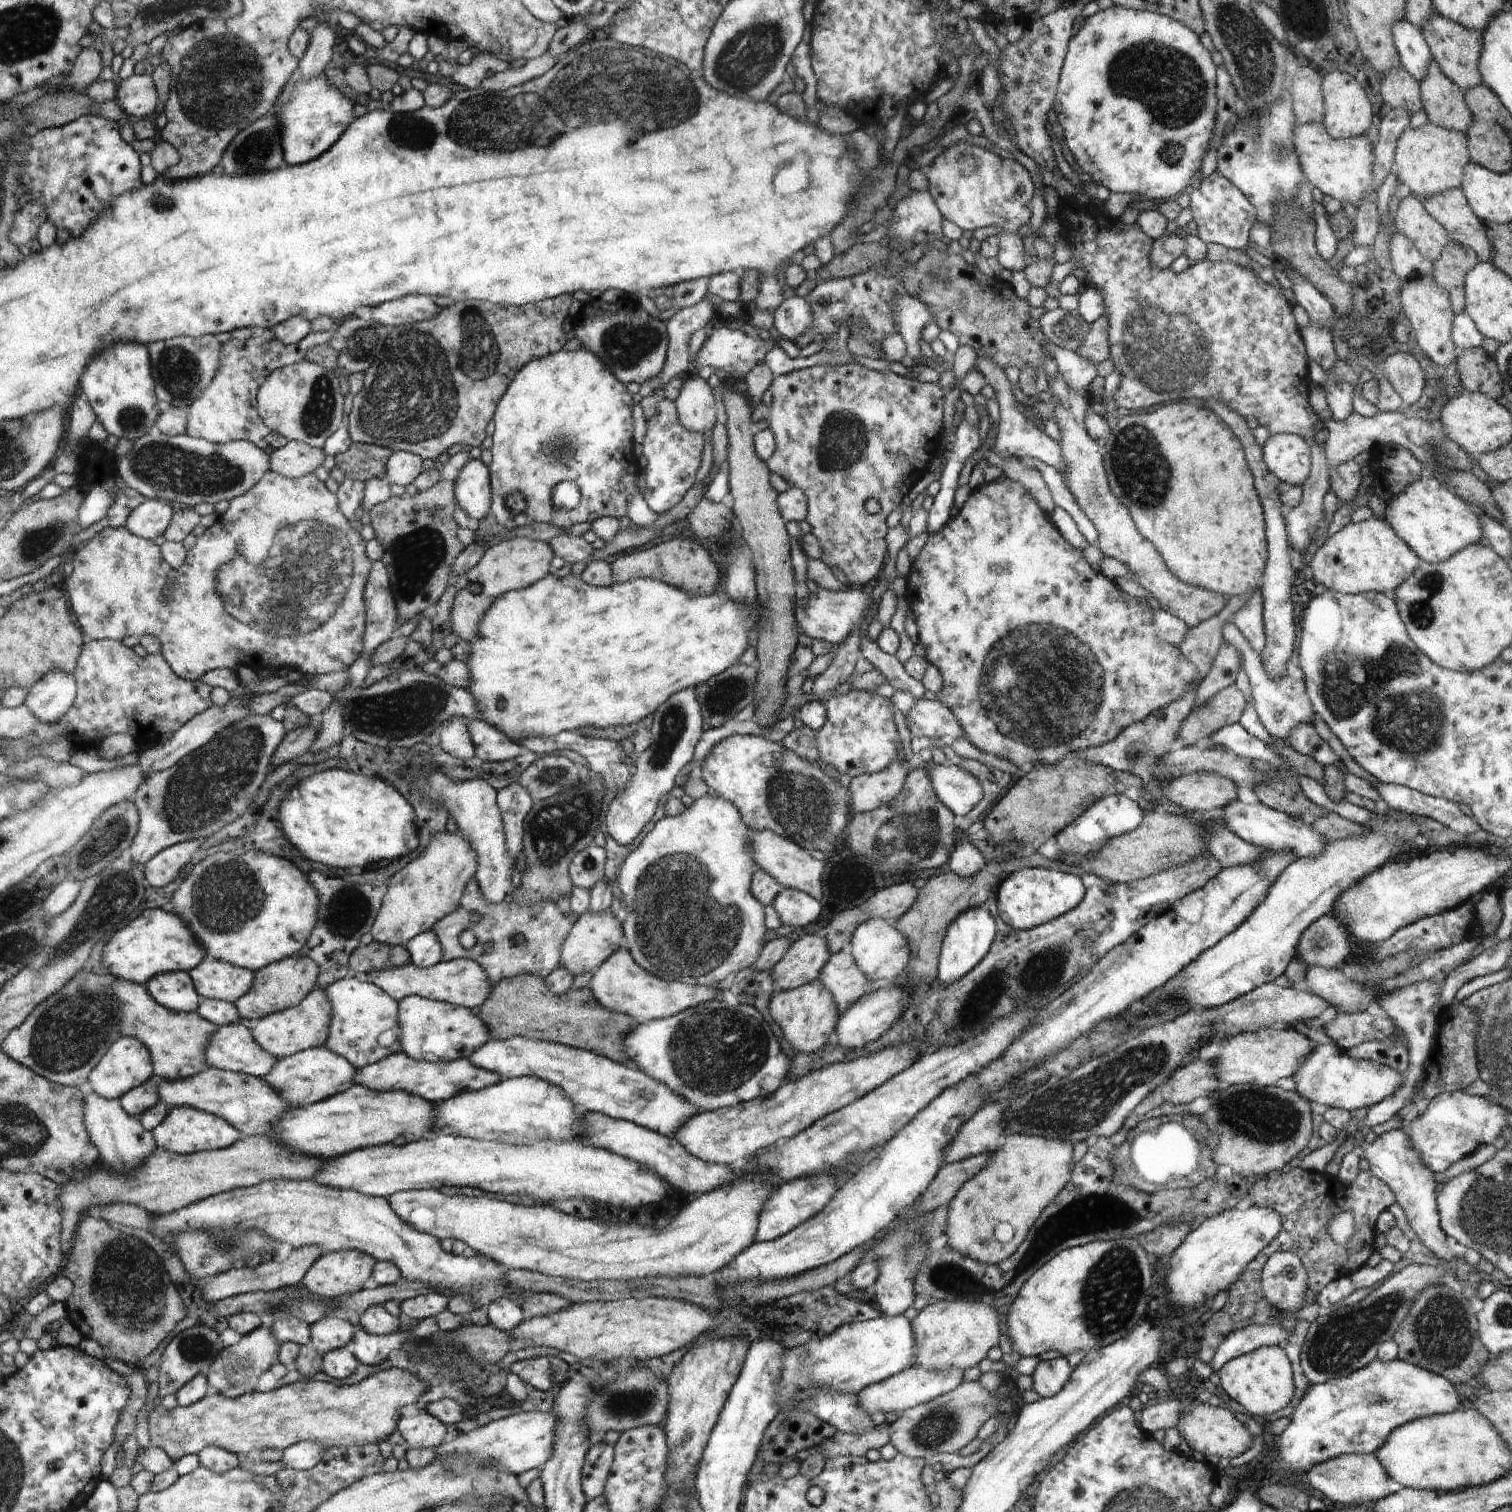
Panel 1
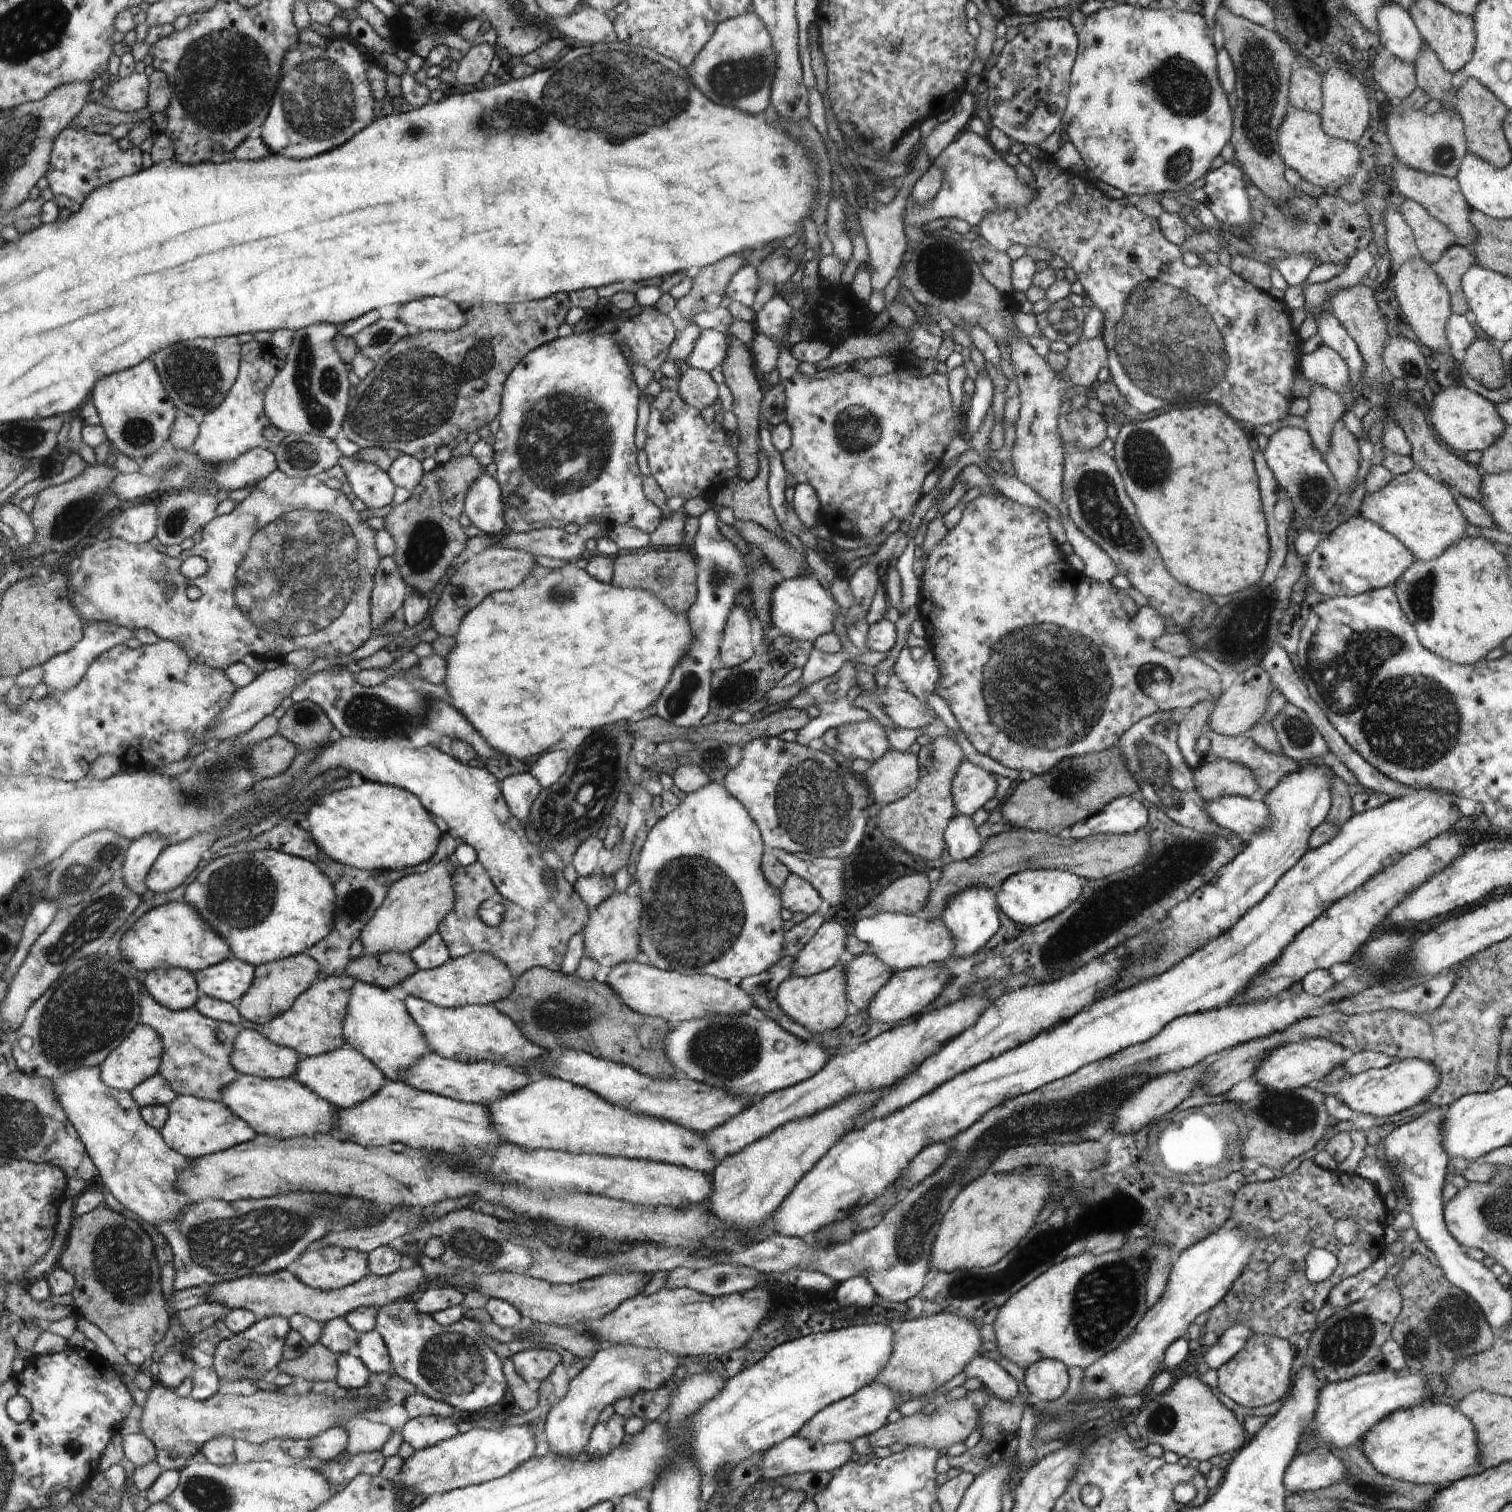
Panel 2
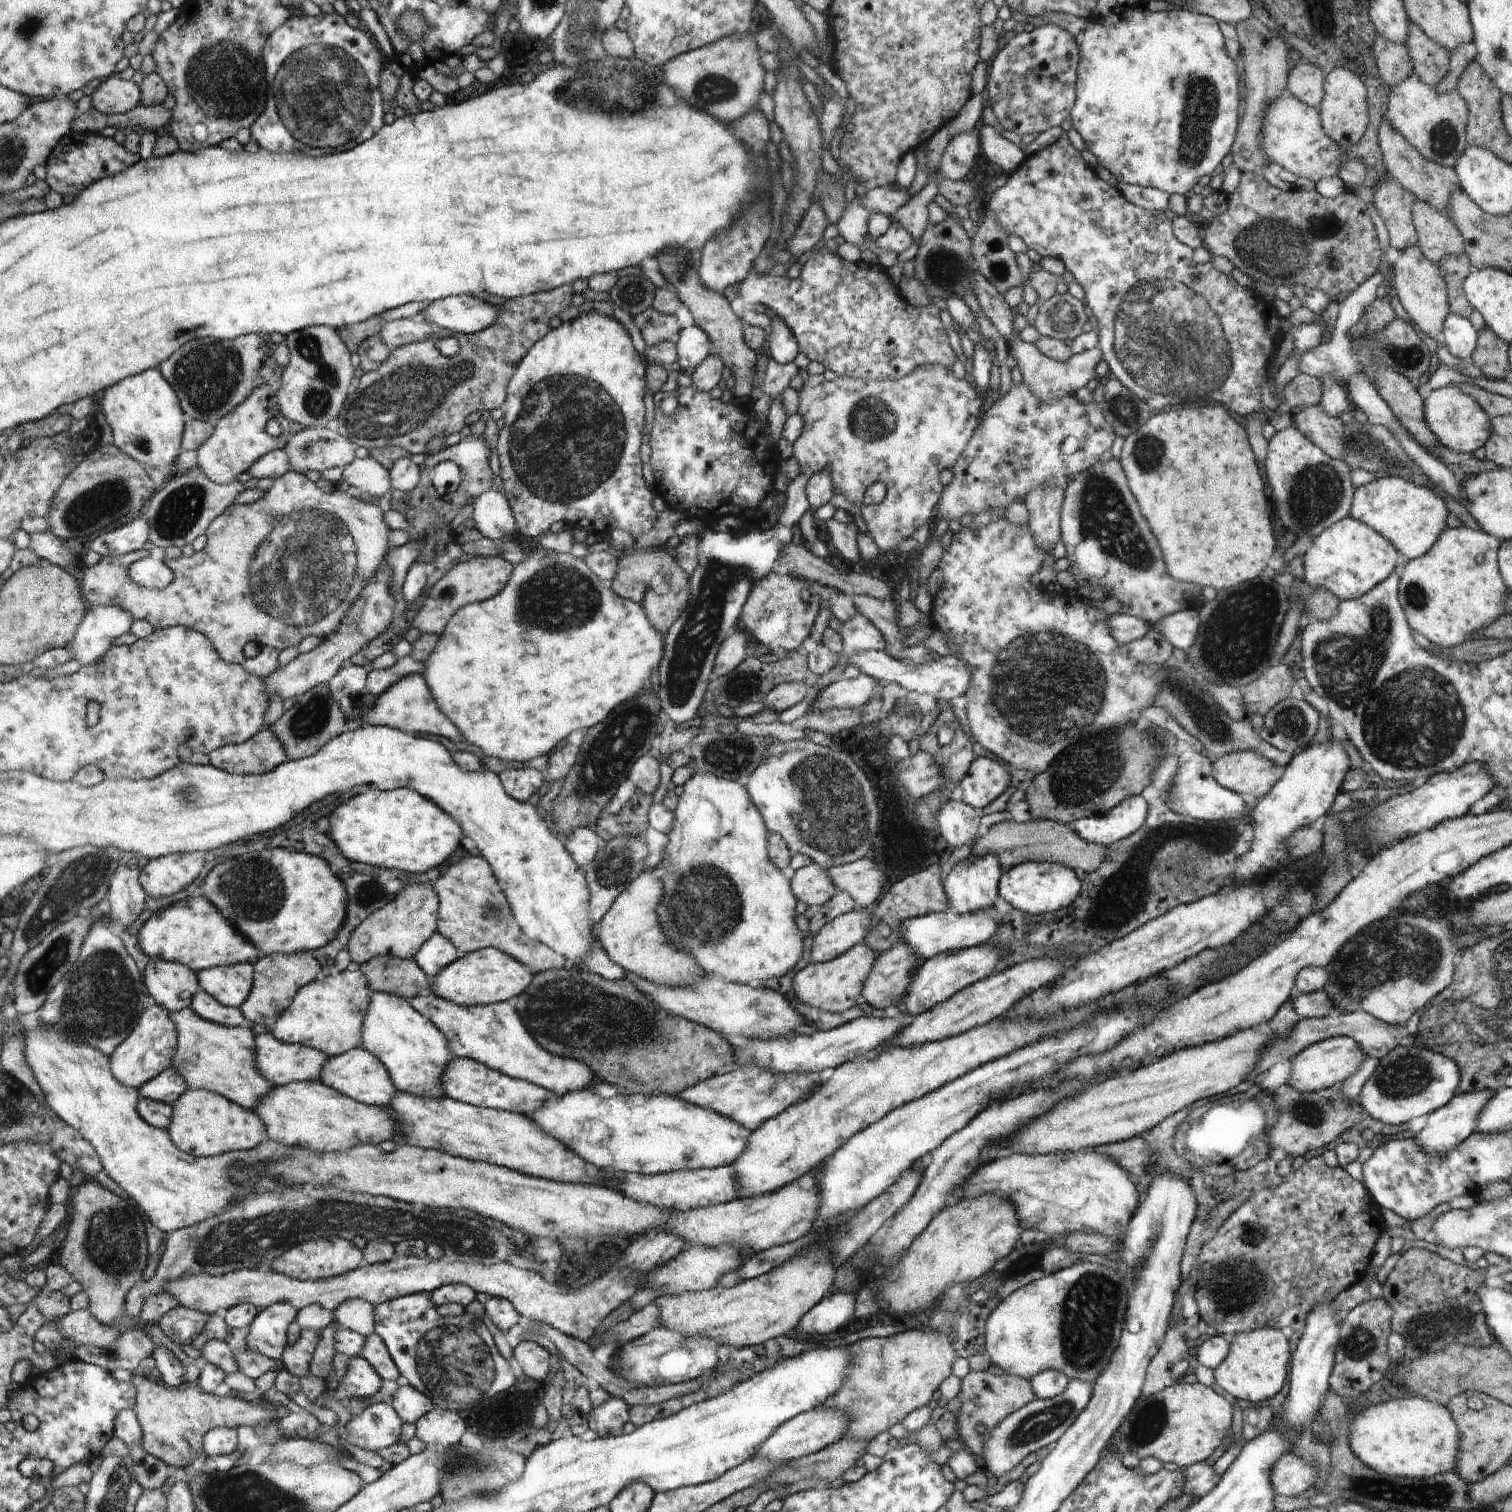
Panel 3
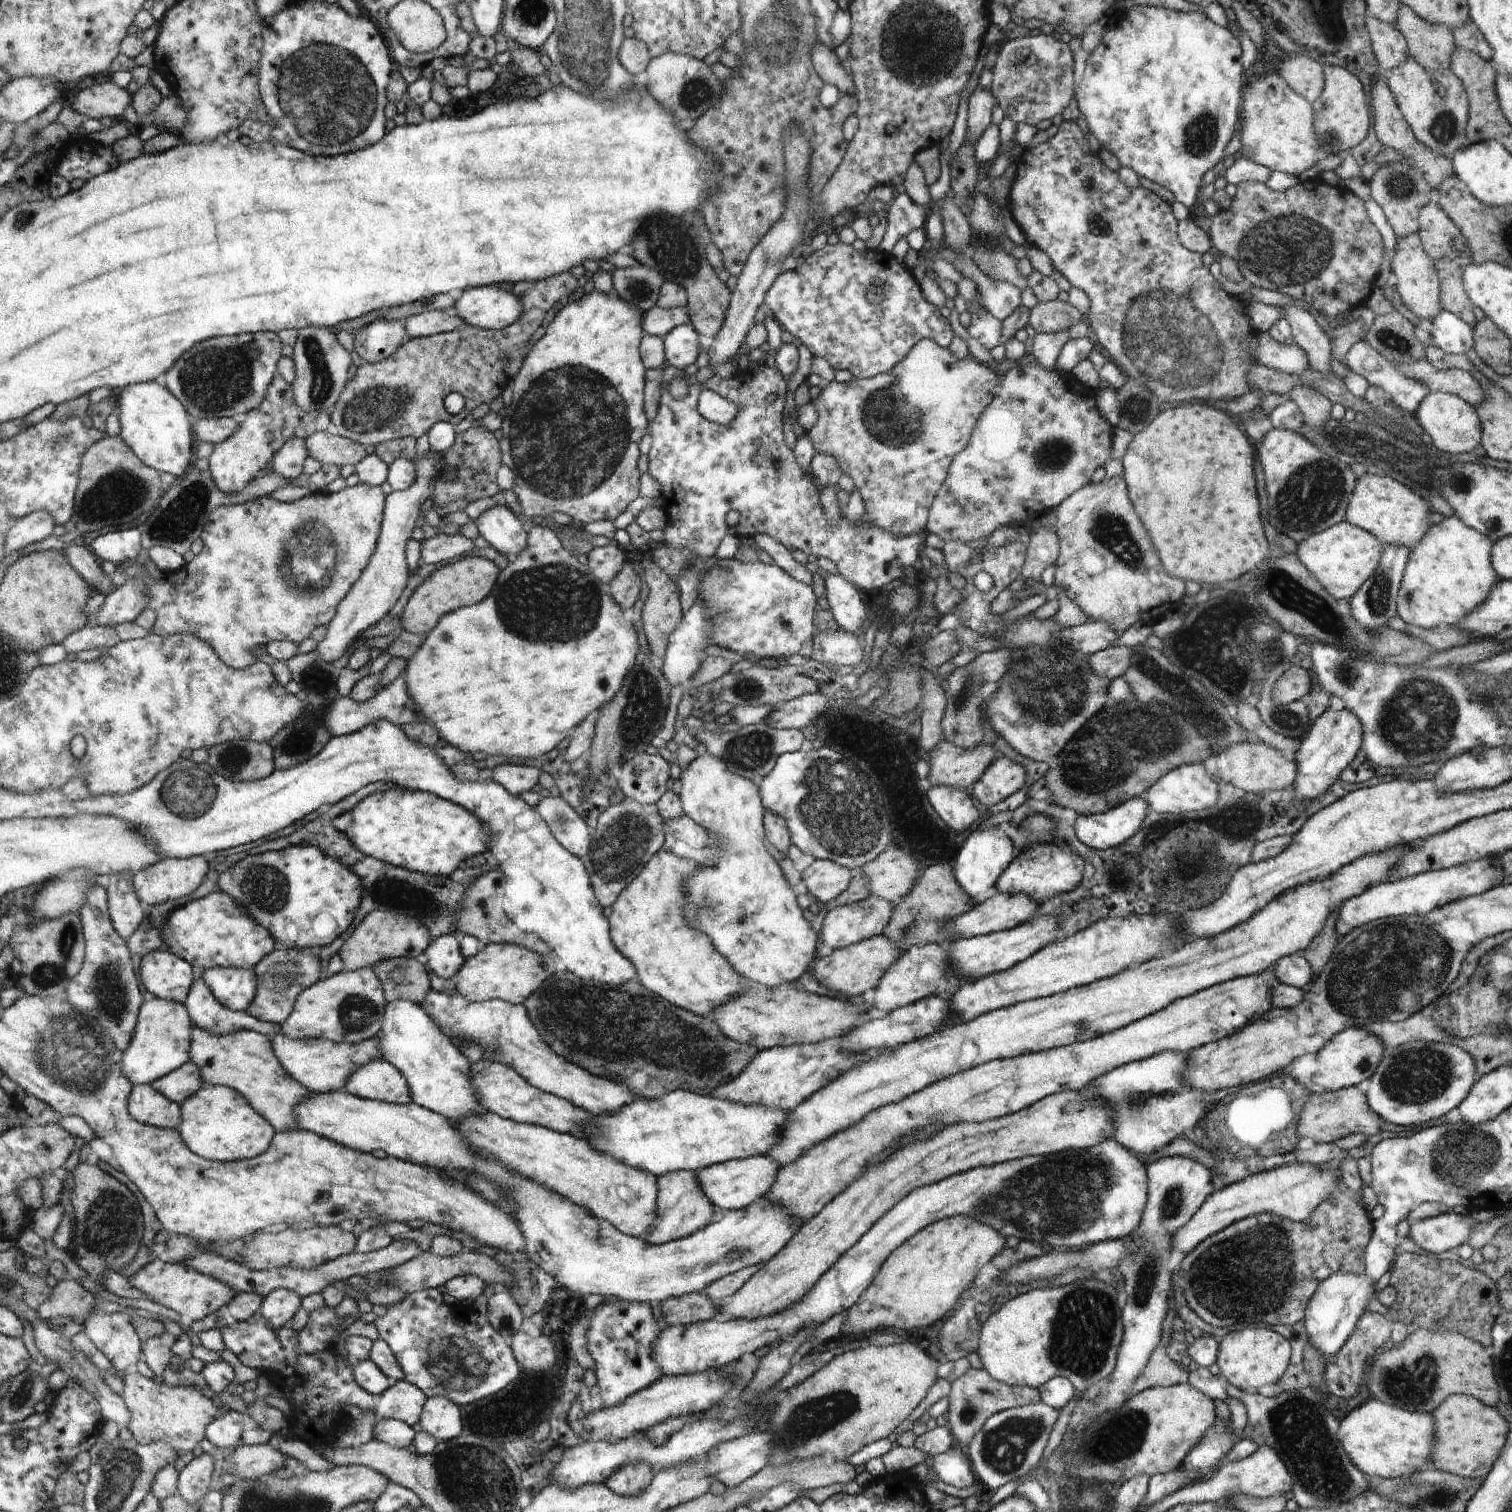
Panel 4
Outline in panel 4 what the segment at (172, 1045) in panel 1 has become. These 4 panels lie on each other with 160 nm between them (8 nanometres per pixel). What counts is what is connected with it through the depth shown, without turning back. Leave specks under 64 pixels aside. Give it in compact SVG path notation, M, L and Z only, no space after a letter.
M195 1025L191 1057L200 1065L205 1081L235 1088L242 1093L252 1108L275 1127L277 1133L300 1130L295 1109L316 1093L310 1092L285 1071L269 1037L254 1031L215 1035Z

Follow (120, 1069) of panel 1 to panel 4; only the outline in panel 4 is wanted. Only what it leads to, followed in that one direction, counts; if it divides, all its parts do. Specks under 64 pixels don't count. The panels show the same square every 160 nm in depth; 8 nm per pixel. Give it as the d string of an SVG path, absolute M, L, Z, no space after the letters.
M160 997L146 1001L139 1016L135 1040L124 1055L122 1064L124 1074L135 1085L147 1085L182 1068L192 1061L191 1050L195 1025L187 1003Z

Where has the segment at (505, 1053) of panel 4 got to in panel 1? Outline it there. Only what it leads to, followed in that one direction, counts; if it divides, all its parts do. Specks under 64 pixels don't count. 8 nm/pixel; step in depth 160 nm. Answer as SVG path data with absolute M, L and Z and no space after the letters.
M410 995L398 1002L400 1037L398 1042L403 1053L413 1060L424 1060L430 1063L448 1063L457 1059L470 1057L484 1044L492 1040L491 1032L475 1010L456 1007L441 1001Z

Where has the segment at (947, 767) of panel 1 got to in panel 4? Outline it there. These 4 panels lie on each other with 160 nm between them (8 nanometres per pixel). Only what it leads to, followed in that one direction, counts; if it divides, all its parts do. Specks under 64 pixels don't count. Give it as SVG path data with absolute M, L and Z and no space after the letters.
M1001 756L992 761L982 778L968 792L989 808L1019 791L1025 785L1026 774L1024 765Z

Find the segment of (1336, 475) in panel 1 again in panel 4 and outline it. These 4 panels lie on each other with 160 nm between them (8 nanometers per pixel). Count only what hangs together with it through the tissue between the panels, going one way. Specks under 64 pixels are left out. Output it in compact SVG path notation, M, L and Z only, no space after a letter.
M1296 384L1291 387L1289 398L1298 405L1303 416L1304 426L1310 425L1312 428L1323 428L1323 424L1331 418L1332 403L1327 396L1320 394L1310 385Z

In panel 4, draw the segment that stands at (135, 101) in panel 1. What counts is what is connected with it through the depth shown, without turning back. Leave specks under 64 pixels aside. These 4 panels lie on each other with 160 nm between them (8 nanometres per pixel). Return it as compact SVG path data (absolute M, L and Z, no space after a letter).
M110 81L85 88L71 96L68 102L73 102L73 107L87 117L111 116L115 121L121 121L128 106L133 104L133 97L127 89Z

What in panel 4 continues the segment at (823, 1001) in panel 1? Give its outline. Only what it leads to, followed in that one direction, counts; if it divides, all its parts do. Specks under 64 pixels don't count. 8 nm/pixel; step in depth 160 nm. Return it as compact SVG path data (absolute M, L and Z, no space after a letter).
M878 935L862 942L848 945L847 947L830 951L829 955L821 956L816 961L812 974L818 982L824 984L834 992L842 992L846 996L862 994L869 988L880 984L885 972L892 968L899 960L899 946L887 936Z

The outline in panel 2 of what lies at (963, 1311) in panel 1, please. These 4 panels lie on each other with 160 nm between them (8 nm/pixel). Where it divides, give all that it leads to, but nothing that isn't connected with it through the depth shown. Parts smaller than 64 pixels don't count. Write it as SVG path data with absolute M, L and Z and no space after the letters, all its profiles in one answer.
M941 1312L919 1319L906 1320L894 1333L893 1352L872 1383L897 1393L898 1408L907 1400L924 1397L940 1389L945 1382L963 1372L964 1366L979 1354L983 1334L969 1319L954 1313Z

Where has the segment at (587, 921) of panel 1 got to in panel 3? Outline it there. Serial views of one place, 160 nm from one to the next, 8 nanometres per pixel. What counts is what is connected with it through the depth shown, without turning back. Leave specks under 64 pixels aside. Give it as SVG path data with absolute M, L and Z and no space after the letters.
M646 869L616 897L600 922L598 938L609 957L626 971L651 983L667 987L690 987L706 976L697 960L684 949L677 949L660 926L657 909L663 898L663 880L659 871Z

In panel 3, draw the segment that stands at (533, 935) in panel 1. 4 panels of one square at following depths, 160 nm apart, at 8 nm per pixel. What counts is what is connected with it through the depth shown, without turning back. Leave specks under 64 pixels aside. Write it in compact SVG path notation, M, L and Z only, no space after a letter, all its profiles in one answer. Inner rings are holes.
M468 854L462 860L449 864L432 886L439 896L438 932L448 938L458 950L469 953L494 947L524 963L532 974L564 968L566 960L559 952L533 941L519 927L495 873L484 857ZM490 906L494 906L495 914L489 911Z

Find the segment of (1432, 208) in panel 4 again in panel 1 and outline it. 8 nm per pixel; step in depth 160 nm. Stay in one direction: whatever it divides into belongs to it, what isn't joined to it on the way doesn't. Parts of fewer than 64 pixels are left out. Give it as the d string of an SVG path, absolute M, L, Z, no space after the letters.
M1411 194L1401 200L1395 222L1397 232L1408 238L1424 259L1434 262L1440 258L1449 239L1446 230L1426 212L1421 199Z

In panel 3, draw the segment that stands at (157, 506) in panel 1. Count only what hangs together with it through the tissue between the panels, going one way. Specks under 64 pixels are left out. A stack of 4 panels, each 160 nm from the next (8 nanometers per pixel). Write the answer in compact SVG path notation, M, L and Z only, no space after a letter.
M137 517L132 524L121 525L109 533L103 533L90 548L102 557L121 557L128 553L141 551L148 542L151 542L151 526L149 520Z

